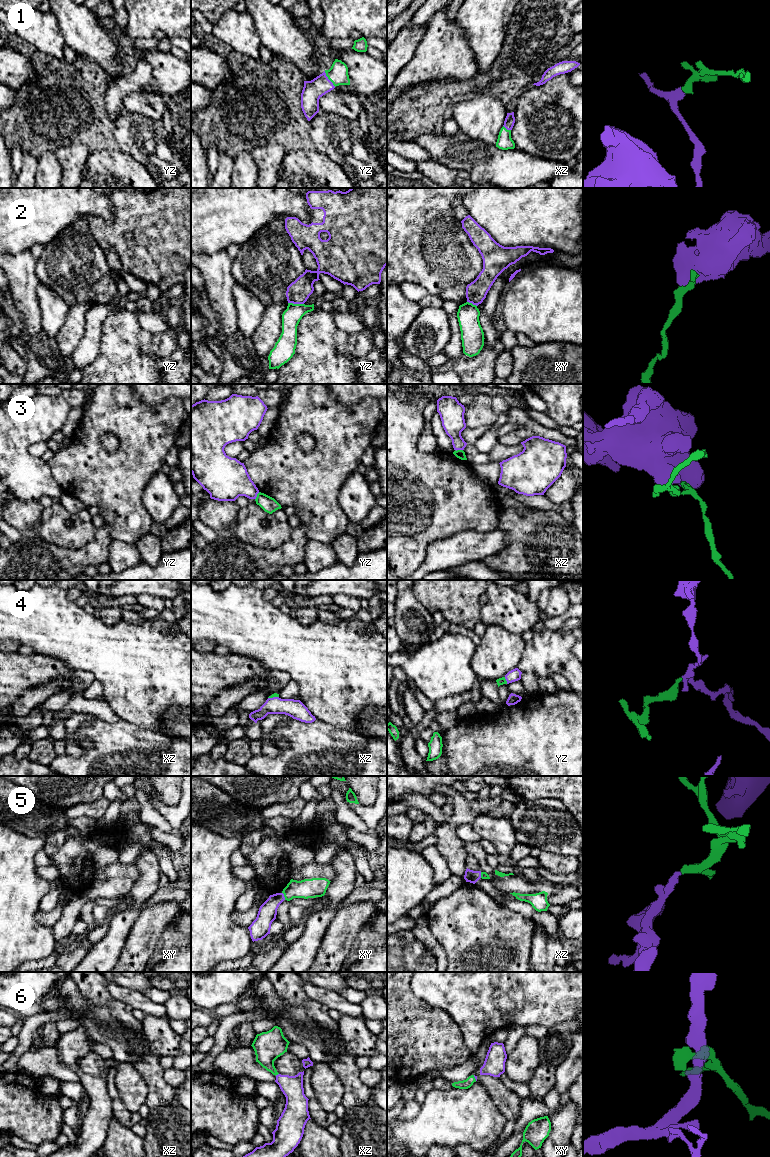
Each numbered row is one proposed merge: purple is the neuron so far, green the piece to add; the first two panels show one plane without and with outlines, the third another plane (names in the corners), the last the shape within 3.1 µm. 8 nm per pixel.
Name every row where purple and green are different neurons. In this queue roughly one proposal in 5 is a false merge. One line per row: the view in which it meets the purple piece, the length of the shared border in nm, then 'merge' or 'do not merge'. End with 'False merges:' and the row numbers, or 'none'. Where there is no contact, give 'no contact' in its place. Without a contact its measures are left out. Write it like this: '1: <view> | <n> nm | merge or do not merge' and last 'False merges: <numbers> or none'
1: yz | 160 nm | merge
2: yz | 130 nm | do not merge
3: xz | 60 nm | do not merge
4: yz | 60 nm | merge
5: xy | 70 nm | merge
6: xz | 40 nm | merge
False merges: 2, 3

